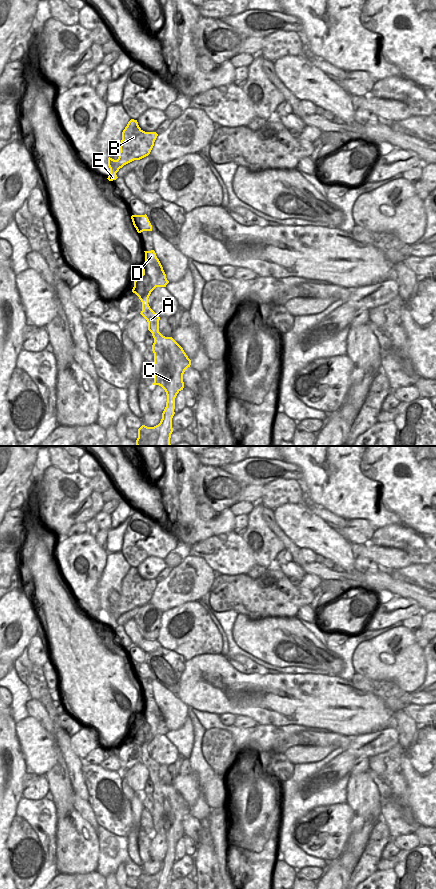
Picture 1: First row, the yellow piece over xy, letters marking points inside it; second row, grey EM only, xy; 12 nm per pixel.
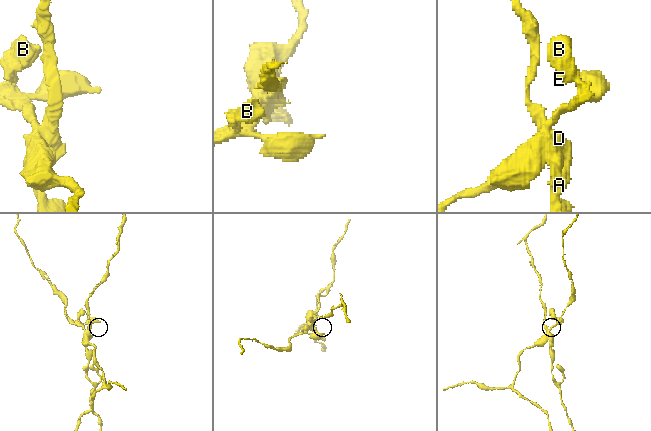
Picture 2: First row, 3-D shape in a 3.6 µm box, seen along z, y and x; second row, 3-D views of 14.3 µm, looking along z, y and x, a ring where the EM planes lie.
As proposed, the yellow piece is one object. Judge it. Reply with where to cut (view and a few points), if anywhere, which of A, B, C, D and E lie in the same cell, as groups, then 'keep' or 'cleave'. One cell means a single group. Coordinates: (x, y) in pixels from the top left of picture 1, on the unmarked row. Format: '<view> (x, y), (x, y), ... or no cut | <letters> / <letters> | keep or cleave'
xy (162, 716), (152, 727), (143, 721) | A C / B D E | cleave

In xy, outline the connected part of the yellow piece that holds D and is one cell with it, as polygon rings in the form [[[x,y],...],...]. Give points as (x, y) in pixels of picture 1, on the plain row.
[[[154,698],[144,699],[145,710],[142,713],[143,722],[147,723],[151,728],[154,727],[154,723],[159,723],[159,718],[163,717],[159,707],[156,704]]]

